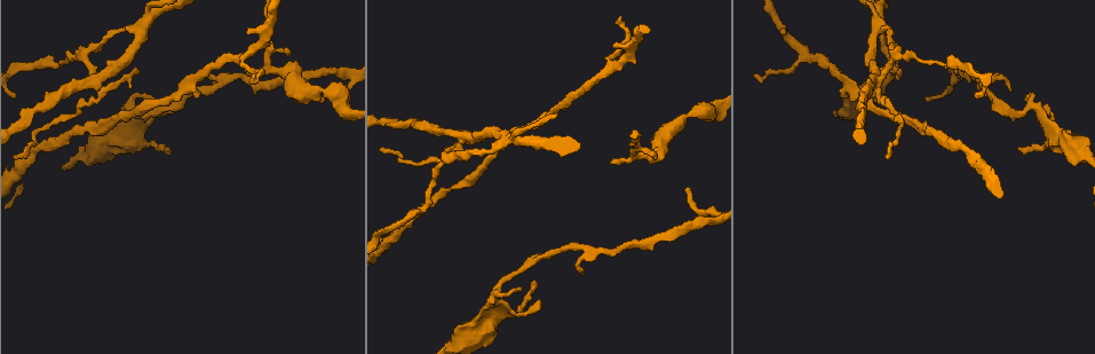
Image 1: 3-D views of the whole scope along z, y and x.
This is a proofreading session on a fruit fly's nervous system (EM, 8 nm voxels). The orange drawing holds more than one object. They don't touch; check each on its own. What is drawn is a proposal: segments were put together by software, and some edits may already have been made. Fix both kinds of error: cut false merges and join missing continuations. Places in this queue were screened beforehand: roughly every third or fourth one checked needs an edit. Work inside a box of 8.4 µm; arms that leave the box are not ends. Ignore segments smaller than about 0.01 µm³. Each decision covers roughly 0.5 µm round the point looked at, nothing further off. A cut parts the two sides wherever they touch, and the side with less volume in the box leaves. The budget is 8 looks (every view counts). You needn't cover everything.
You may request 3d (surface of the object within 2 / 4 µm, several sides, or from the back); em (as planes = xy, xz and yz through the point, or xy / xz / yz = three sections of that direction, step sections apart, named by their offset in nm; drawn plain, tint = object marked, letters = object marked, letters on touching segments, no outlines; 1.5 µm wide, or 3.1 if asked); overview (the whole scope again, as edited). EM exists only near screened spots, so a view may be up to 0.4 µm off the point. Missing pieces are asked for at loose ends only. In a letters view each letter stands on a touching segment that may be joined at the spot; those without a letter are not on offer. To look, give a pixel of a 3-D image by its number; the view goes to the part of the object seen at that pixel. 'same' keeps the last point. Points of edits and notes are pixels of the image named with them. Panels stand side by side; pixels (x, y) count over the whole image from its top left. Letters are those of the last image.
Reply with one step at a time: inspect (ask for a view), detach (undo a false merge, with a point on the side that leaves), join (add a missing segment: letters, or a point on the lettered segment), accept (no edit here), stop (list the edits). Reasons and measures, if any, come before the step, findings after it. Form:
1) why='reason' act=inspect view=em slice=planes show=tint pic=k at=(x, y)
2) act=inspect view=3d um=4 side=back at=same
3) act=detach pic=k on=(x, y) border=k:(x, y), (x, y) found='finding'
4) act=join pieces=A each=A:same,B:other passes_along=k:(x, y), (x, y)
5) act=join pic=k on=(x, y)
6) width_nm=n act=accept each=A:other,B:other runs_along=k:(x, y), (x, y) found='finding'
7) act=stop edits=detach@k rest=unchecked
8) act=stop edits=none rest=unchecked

why='an open end' act=inspect view=3d um=2 side=back pic=1 at=(926, 99)

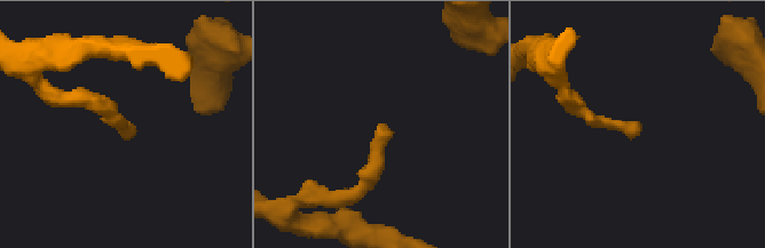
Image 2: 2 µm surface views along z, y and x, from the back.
act=inspect view=em slice=planes show=plain pic=2 at=(129, 125)

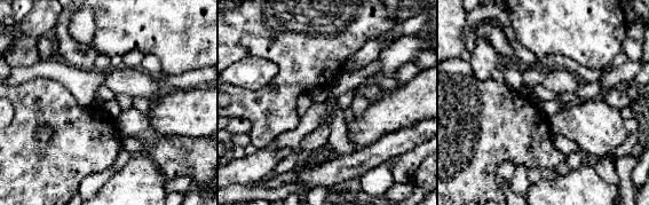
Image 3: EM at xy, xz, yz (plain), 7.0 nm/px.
act=inspect view=em slice=planes show=letters at=same

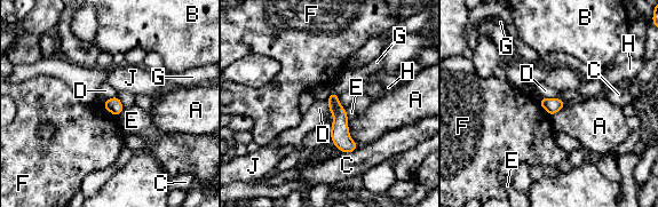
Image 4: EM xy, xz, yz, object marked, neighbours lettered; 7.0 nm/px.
width_nm=100 act=accept each=A:other,B:other,C:other,D:other,E:other,F:other,G:other,H:other,J:other runs_along=4:(332, 96), (340, 137), (350, 149) found='no lettered segment goes on from it'

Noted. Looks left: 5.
act=inspect view=em slice=planes show=letters pic=1 at=(902, 69)

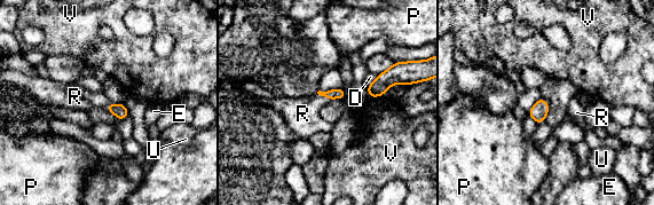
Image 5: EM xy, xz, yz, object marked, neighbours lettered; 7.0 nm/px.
act=join pieces=R each=D:other,E:other,P:other,R:same,U:other,V:other passes_along=5:(339, 93), (323, 95), (302, 113) found='the cell continues'

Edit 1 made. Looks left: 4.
act=inspect view=overview

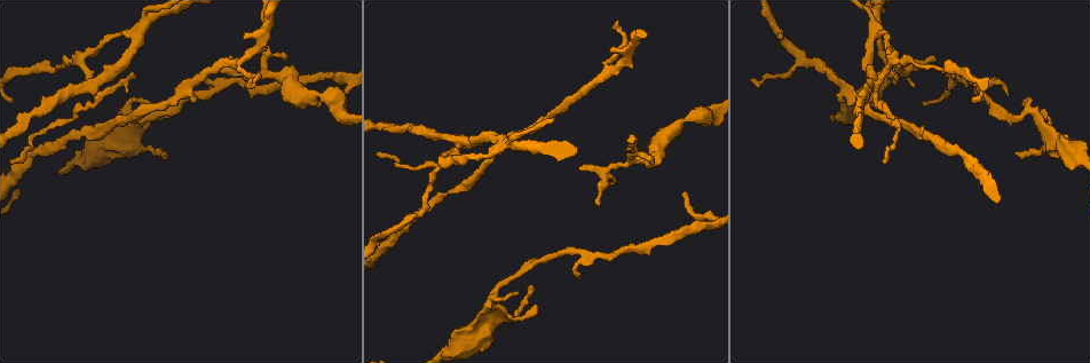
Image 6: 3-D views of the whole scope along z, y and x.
why='side arm on a straight run' act=inspect view=3d um=2 pic=6 at=(505, 143)

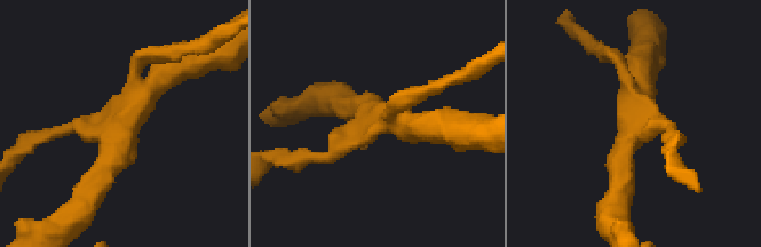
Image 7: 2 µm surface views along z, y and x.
arms=3 why='now the EM' act=inspect view=em slice=planes show=letters pic=7 at=(381, 119)

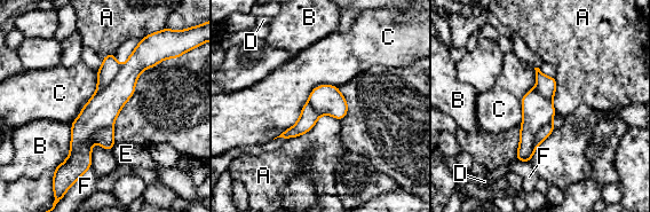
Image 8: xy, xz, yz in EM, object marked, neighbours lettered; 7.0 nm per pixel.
act=detach pic=8 on=(547, 130) each=A:other,B:other,C:other,D:other,E:other,F:other border=8:(551, 122), (536, 134), (533, 149) found='two cells meet here'

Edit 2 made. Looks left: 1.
act=stop edits=join@5,detach@8 rest=unchecked

